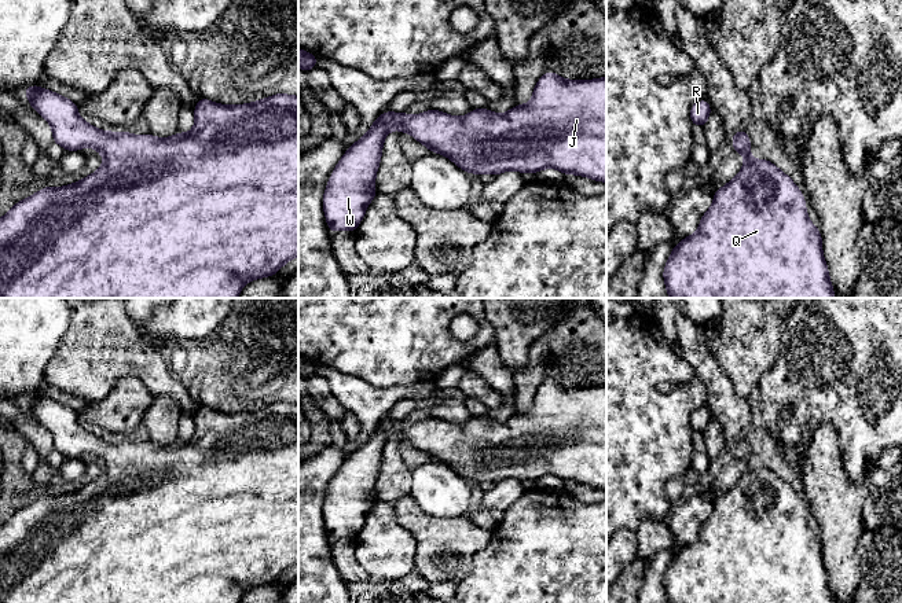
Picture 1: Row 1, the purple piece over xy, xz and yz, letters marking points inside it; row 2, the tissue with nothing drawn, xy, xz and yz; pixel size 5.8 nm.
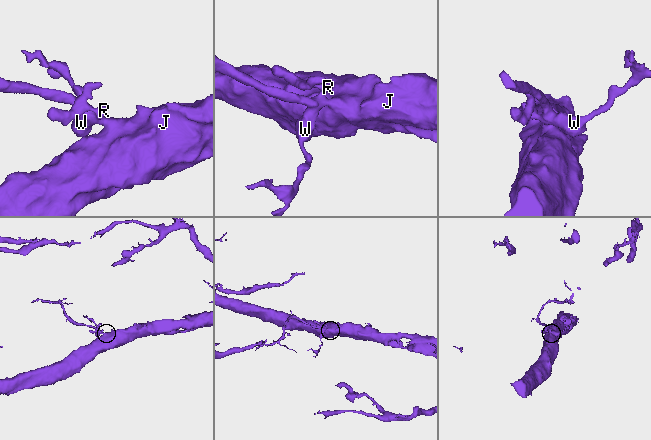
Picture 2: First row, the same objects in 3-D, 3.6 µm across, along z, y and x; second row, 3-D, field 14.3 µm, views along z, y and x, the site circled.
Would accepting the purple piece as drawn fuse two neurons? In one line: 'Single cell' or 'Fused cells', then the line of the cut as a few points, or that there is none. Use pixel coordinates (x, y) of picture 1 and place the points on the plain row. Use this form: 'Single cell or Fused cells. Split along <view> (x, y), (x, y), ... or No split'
Single cell. No split

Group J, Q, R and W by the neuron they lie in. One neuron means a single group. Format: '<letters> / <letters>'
J Q R W

